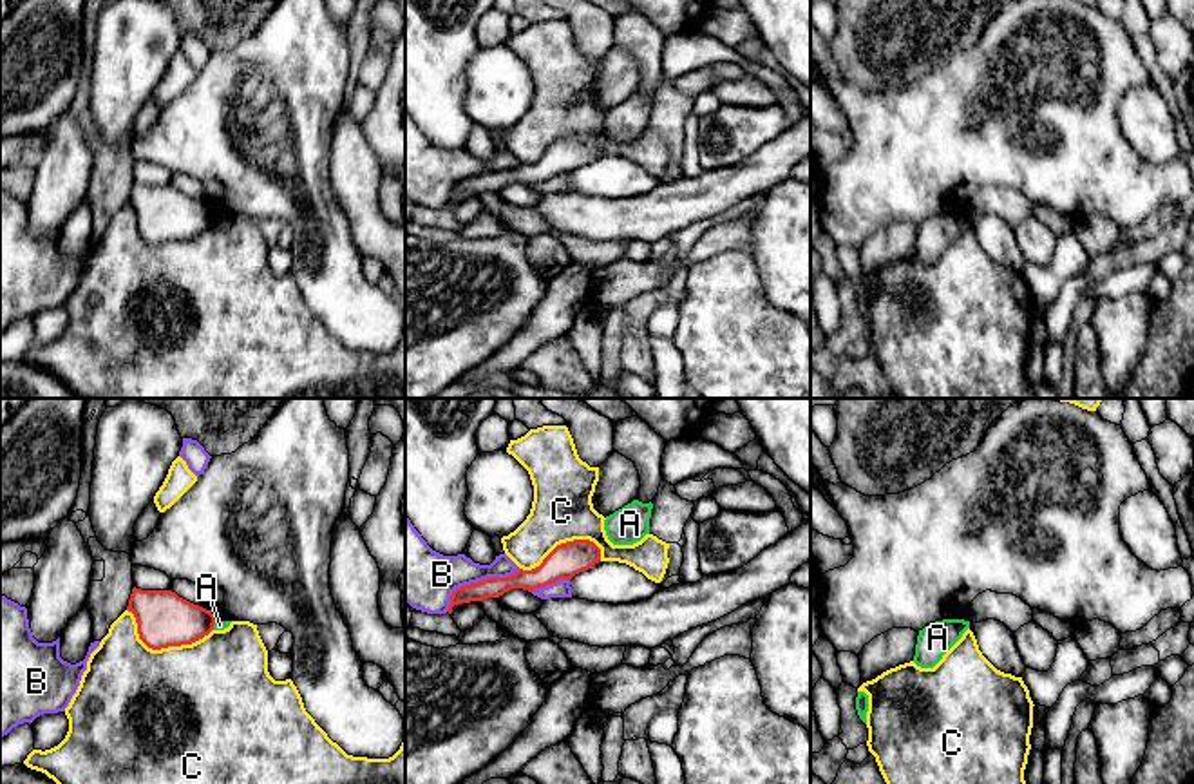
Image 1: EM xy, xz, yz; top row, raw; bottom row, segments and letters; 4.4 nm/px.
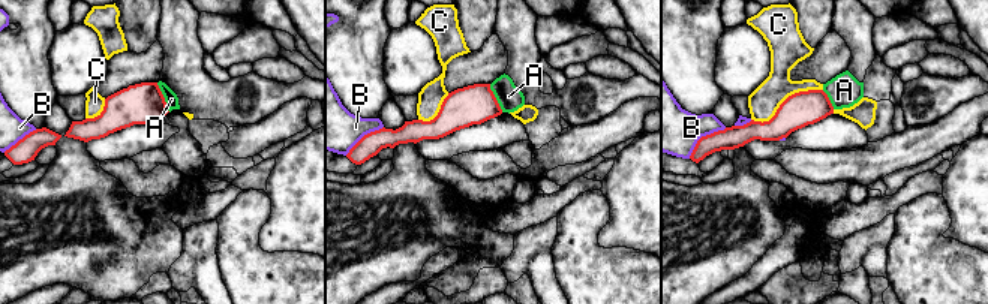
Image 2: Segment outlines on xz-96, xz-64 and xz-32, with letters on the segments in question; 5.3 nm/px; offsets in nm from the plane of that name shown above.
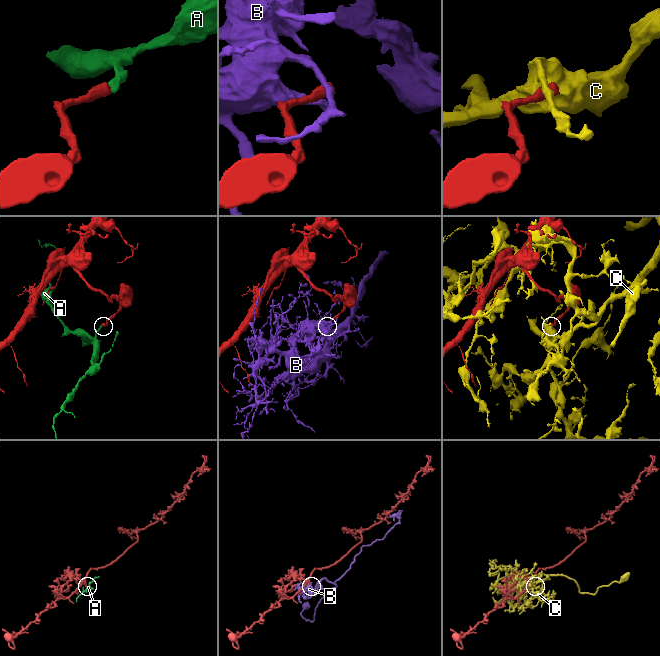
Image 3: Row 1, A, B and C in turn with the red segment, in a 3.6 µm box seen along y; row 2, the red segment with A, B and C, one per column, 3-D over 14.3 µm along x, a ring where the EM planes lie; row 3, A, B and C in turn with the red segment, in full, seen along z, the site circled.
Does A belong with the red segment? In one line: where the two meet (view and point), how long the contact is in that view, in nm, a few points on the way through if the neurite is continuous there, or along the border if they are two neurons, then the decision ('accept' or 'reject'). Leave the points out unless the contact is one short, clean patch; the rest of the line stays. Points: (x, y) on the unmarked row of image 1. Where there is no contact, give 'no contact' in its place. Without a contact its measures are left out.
meets red in xy at (214, 218); contact 50 nm long; border along xy (217, 214), (212, 223); reject

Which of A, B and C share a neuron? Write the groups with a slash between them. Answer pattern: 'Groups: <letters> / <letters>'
Groups: A / B / C

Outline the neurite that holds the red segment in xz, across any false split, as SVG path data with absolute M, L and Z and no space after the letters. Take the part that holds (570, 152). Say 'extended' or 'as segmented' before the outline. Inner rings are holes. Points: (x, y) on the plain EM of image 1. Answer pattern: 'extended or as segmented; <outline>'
as segmented; M573 134L557 139L539 161L532 165L519 163L507 172L488 172L478 177L460 181L450 190L449 208L454 199L499 192L512 183L535 185L559 174L572 174L601 156L601 143L590 134Z

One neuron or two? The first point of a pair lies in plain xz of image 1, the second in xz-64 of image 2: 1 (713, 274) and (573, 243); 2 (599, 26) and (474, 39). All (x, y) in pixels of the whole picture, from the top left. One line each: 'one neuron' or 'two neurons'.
1: one neuron
2: one neuron

